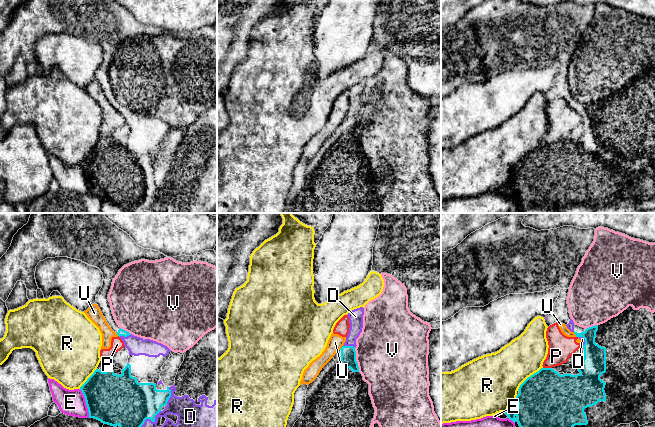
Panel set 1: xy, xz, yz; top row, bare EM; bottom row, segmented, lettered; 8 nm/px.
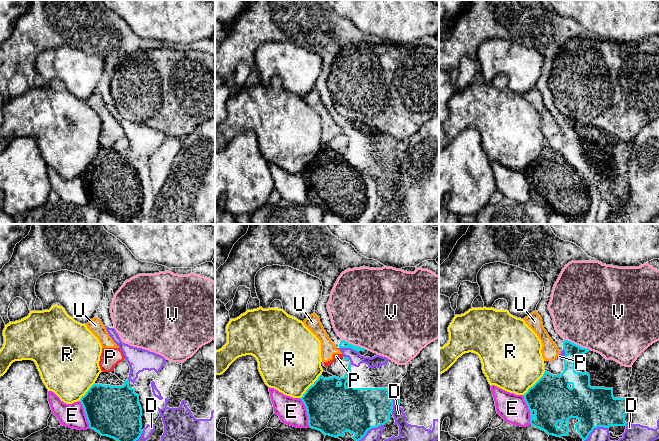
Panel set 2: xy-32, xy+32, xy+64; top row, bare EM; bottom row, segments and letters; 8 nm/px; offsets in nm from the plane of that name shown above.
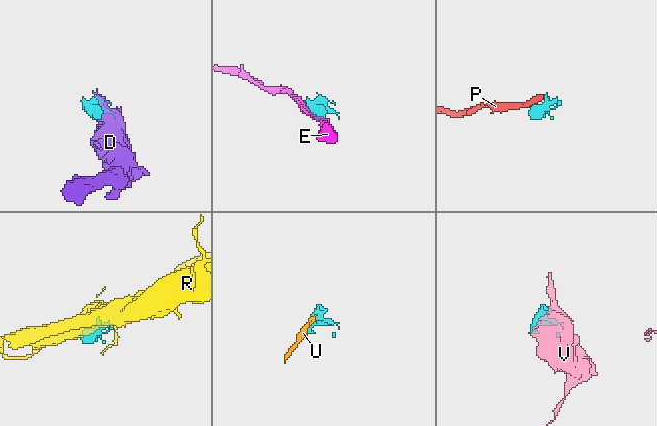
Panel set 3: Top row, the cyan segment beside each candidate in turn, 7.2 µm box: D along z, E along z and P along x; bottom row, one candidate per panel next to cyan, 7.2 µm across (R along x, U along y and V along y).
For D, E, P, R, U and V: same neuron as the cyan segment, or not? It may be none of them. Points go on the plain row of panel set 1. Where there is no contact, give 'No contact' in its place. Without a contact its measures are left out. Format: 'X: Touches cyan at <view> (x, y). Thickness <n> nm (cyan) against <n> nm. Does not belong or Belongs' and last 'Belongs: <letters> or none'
D: Touches cyan at xy (170, 171). Thickness 300 nm (cyan) against 220 nm. Does not belong
E: Touches cyan at xy (86, 179). Thickness 400 nm (cyan) against 200 nm. Does not belong
P: Touches cyan at yz (547, 144). Thickness 460 nm (cyan) against 200 nm. Does not belong
R: Touches cyan at yz (530, 152). Thickness 480 nm (cyan) against 380 nm. Does not belong
U: Touches cyan at yz (575, 110). Thickness 180 nm (cyan) against 60 nm. Does not belong
V: Touches cyan at xz (355, 136). Thickness 130 nm (cyan) against 480 nm. Does not belong
Belongs: none

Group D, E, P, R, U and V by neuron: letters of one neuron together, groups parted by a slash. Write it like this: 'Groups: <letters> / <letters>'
Groups: D / E / P U / R / V

